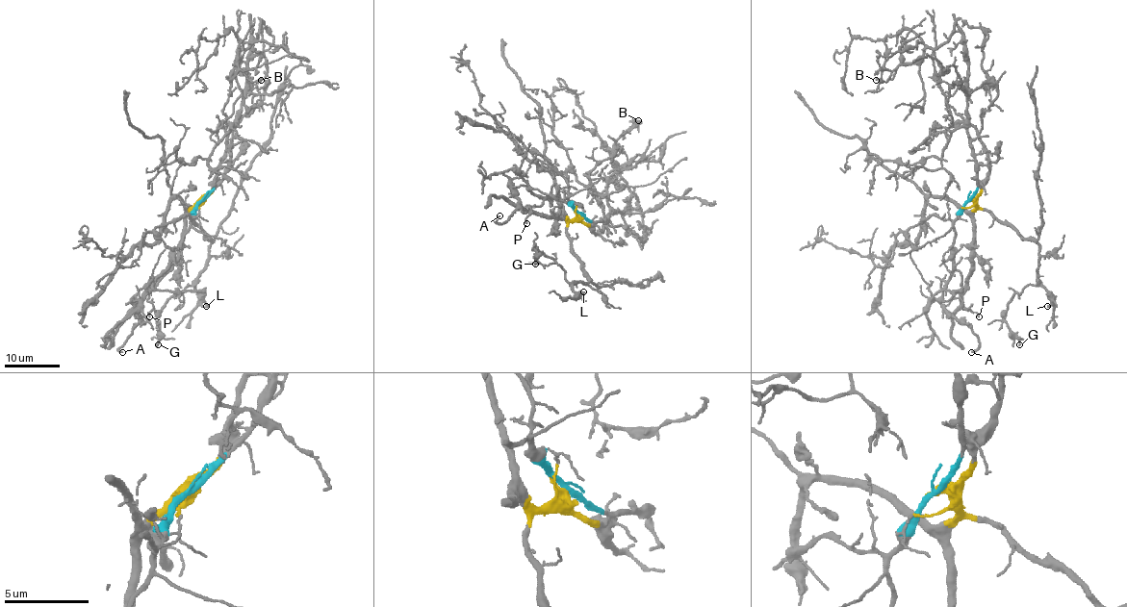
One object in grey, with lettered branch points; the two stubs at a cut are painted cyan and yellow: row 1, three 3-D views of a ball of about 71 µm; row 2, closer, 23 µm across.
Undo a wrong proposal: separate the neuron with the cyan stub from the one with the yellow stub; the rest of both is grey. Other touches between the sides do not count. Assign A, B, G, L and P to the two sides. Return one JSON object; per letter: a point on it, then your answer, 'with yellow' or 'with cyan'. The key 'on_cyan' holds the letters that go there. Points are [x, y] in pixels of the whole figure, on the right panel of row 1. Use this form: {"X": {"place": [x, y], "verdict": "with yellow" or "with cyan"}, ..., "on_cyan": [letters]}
{"A": {"place": [971, 352], "verdict": "with yellow"}, "B": {"place": [876, 80], "verdict": "with cyan"}, "G": {"place": [1019, 344], "verdict": "with yellow"}, "L": {"place": [1047, 306], "verdict": "with yellow"}, "P": {"place": [979, 316], "verdict": "with cyan"}, "on_cyan": ["B", "P"]}

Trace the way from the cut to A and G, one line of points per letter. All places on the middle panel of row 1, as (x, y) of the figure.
A: (578, 214), (546, 217), (508, 197), (518, 207), (504, 221), (498, 223), (499, 216)
G: (578, 214), (568, 224), (566, 236), (587, 283), (569, 282), (558, 265), (537, 249), (535, 265)

